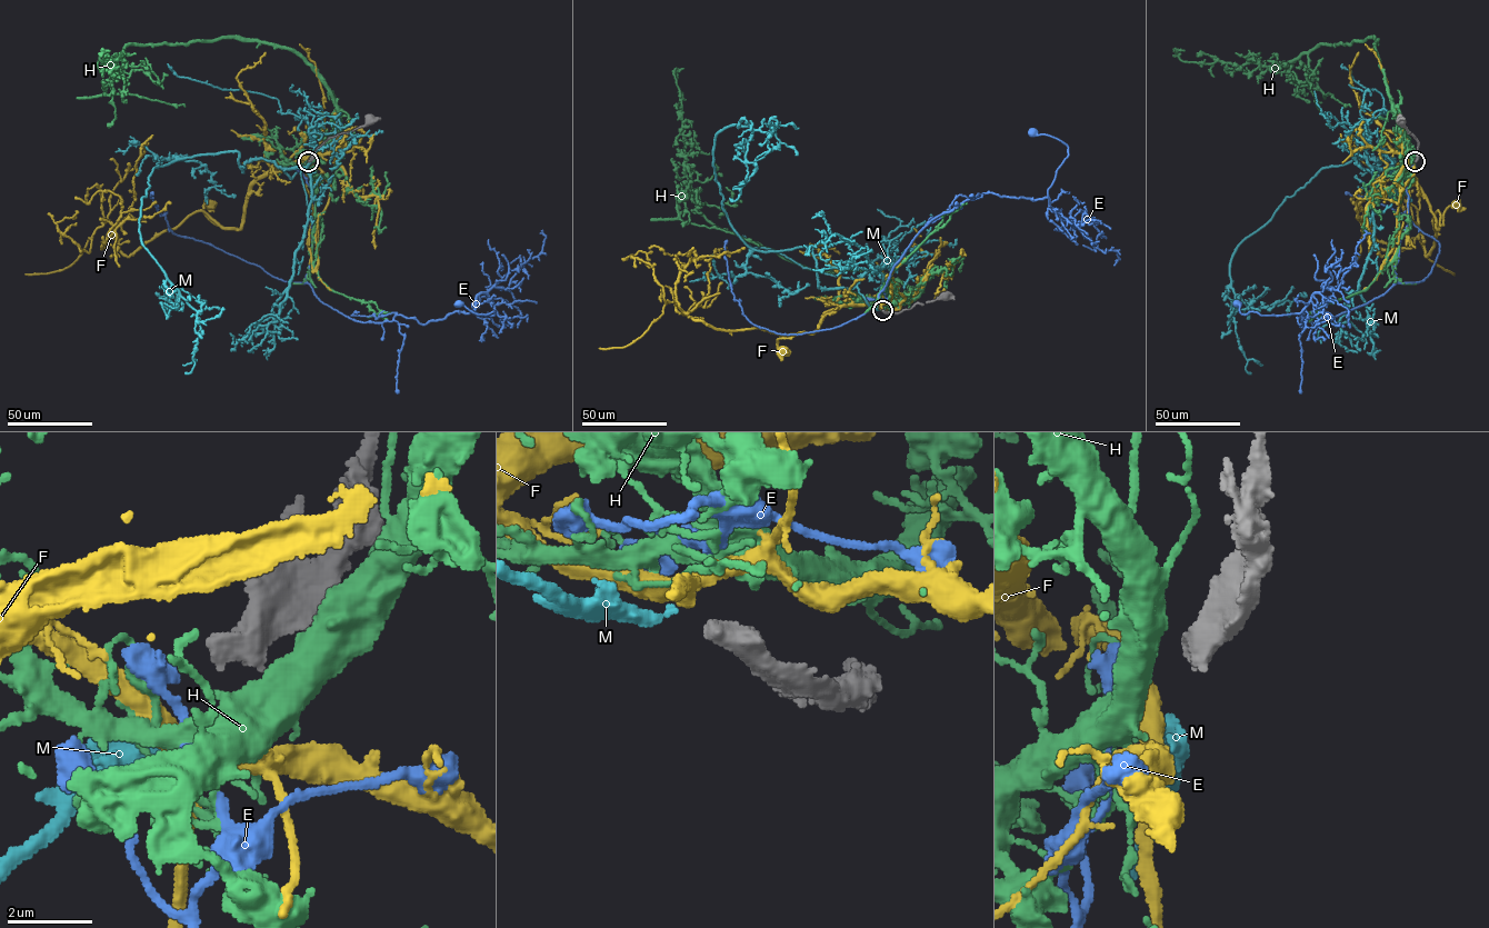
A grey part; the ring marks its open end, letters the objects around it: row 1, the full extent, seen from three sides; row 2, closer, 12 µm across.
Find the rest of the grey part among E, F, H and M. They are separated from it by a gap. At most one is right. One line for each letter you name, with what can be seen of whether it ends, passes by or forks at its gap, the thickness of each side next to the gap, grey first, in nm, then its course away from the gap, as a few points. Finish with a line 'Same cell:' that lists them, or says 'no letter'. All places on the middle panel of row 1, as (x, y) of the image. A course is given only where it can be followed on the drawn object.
M: it ends there; 500 nm thick on the grey side, 280 nm on the other; it runs (880, 309), (856, 285), (821, 289), (810, 246), (742, 240), (721, 203), (715, 136), (771, 127), (757, 157)
Same cell: M

